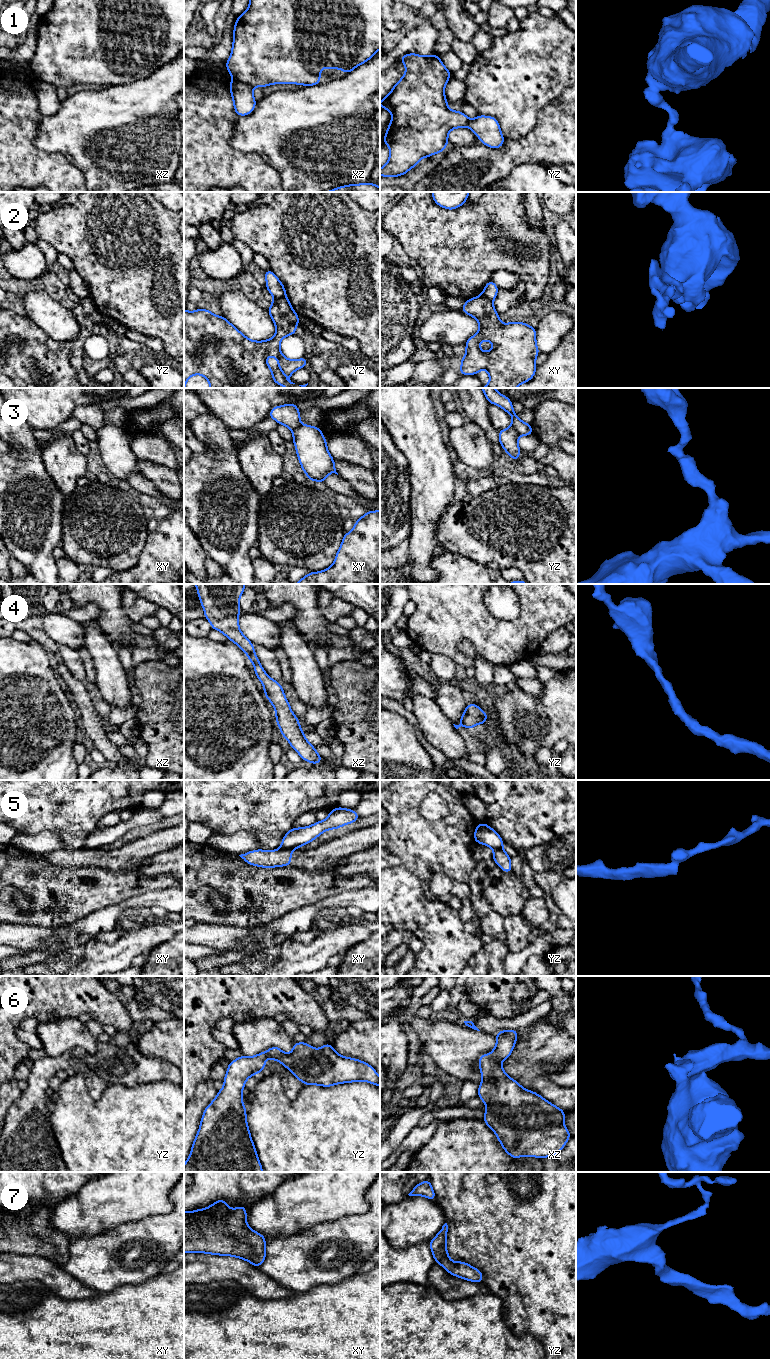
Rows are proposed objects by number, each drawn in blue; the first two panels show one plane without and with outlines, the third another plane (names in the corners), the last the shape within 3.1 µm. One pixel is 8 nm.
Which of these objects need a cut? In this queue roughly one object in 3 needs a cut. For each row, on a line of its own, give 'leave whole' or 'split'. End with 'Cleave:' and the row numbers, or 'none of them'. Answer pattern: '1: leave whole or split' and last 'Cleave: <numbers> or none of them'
1: split
2: split
3: split
4: leave whole
5: split
6: leave whole
7: leave whole
Cleave: 1, 2, 3, 5

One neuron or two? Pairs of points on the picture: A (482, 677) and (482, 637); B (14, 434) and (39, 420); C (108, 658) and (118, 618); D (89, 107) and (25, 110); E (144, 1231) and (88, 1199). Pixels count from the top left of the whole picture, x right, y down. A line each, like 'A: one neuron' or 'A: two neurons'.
A: two neurons
B: two neurons
C: two neurons
D: two neurons
E: two neurons

